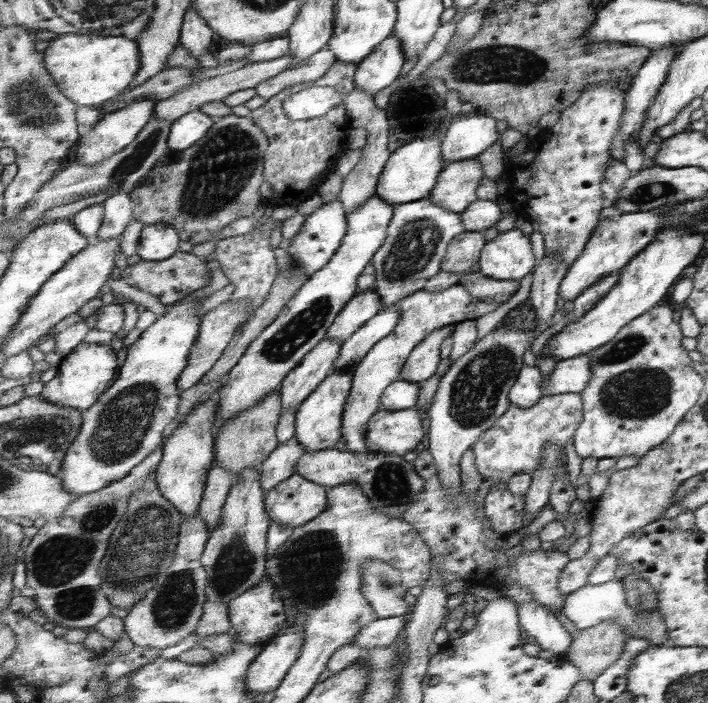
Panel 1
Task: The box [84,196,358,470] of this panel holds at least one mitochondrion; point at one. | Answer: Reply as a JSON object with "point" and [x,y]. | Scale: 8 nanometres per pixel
{"point":[124,422]}

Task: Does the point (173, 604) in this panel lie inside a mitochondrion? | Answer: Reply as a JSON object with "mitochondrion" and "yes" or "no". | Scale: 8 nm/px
{"mitochondrion":"yes"}

